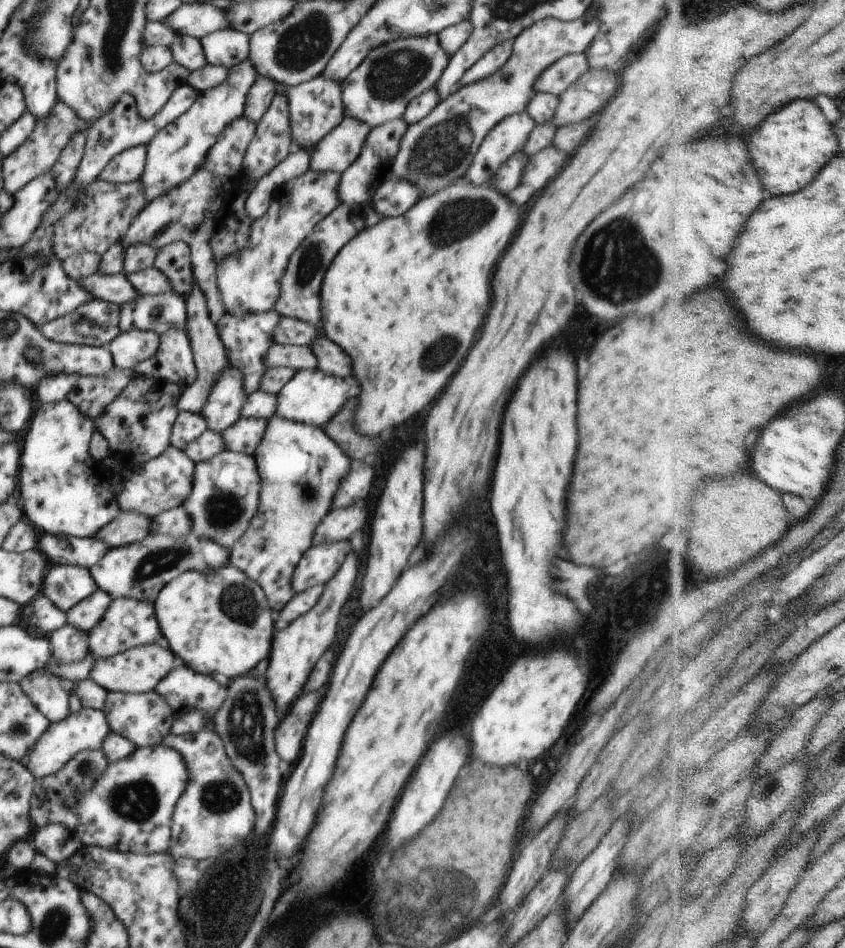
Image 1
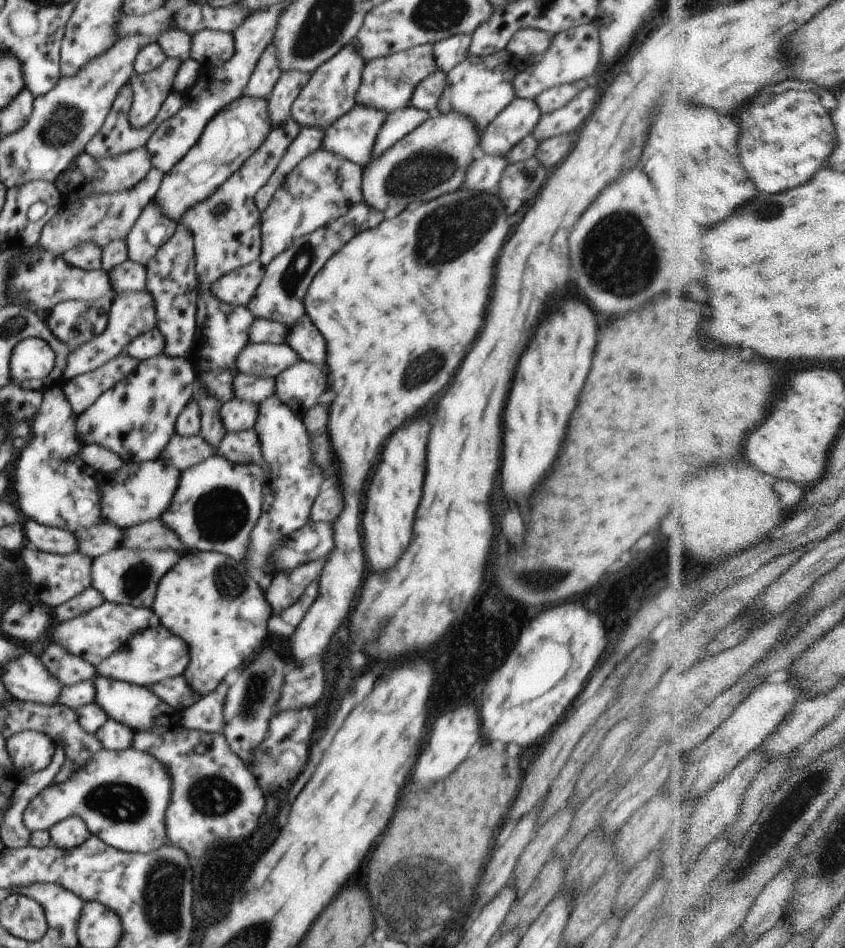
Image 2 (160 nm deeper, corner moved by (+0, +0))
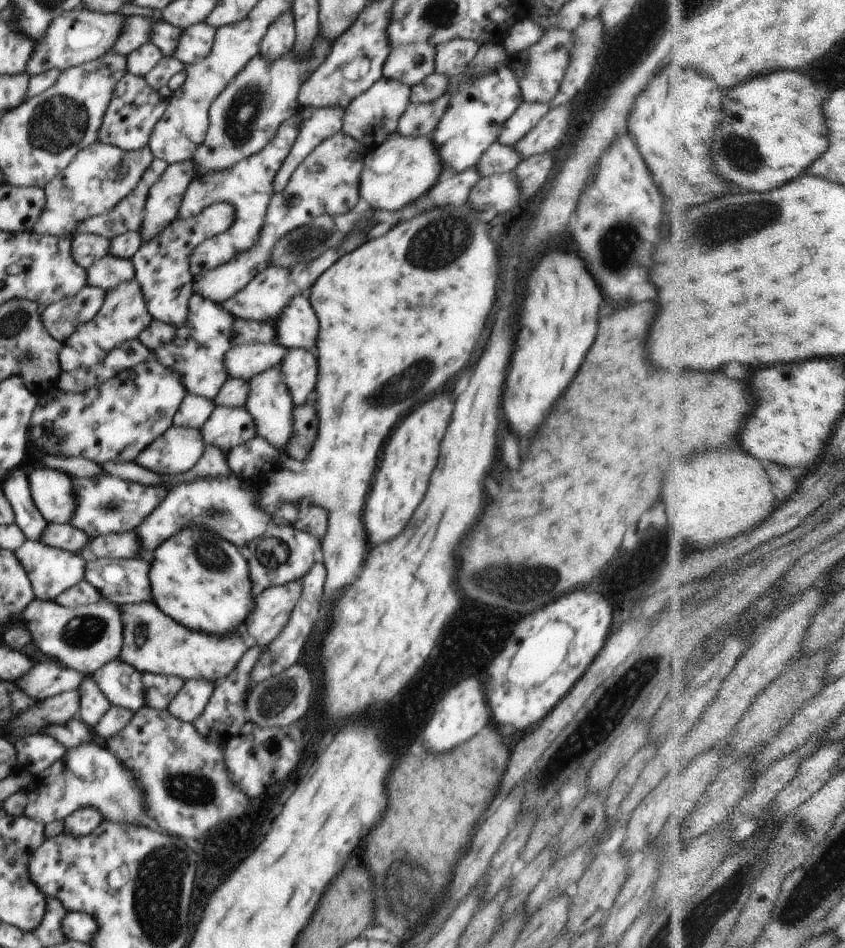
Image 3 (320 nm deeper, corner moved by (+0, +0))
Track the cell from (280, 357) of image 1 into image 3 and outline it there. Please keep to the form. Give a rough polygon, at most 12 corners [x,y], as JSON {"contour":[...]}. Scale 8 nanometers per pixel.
{"contour":[[278,342],[232,346],[228,376],[249,381],[280,365]]}

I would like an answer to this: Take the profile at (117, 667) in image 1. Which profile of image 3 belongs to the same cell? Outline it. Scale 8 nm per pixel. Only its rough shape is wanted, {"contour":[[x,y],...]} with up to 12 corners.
{"contour":[[154,600],[118,605],[118,659],[218,684],[249,649],[190,630]]}

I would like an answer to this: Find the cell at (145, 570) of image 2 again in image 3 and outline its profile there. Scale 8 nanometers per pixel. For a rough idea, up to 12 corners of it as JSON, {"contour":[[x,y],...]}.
{"contour":[[98,559],[85,579],[116,605],[152,600],[151,563]]}

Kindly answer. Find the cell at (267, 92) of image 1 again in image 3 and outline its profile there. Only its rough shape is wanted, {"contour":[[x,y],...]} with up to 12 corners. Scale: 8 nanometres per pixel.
{"contour":[[285,10],[270,23],[259,52],[271,61],[295,43],[295,16]]}

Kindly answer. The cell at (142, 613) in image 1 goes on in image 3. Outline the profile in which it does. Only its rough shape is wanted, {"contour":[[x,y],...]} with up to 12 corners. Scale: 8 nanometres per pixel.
{"contour":[[34,599],[23,623],[34,646],[92,675],[118,659],[119,606]]}

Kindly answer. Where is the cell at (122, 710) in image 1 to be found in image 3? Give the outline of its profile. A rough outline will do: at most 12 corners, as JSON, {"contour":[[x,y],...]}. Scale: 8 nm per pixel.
{"contour":[[112,659],[91,675],[114,706],[145,704],[141,672]]}

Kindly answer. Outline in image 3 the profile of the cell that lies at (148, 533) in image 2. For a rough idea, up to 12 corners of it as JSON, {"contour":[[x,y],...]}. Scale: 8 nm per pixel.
{"contour":[[134,531],[90,539],[76,554],[87,563],[133,559],[141,543]]}

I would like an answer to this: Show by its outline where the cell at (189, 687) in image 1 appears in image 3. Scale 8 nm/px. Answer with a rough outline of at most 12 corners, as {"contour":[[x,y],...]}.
{"contour":[[141,673],[145,704],[169,707],[183,679]]}

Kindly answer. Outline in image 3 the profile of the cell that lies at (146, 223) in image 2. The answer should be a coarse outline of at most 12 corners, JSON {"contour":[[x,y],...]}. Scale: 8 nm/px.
{"contour":[[195,162],[169,164],[150,187],[143,243],[177,217]]}

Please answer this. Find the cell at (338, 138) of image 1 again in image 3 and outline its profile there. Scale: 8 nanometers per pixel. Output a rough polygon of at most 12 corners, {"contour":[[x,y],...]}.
{"contour":[[380,77],[346,105],[340,131],[382,144],[411,102],[411,86]]}

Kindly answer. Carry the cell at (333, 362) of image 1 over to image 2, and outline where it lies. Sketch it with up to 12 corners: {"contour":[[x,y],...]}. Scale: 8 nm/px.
{"contour":[[306,315],[286,343],[301,360],[324,366],[326,340]]}

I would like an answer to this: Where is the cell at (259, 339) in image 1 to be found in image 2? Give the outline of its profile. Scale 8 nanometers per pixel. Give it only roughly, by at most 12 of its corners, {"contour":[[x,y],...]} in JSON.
{"contour":[[201,289],[194,340],[204,342],[208,396],[234,400],[236,358],[256,316]]}

